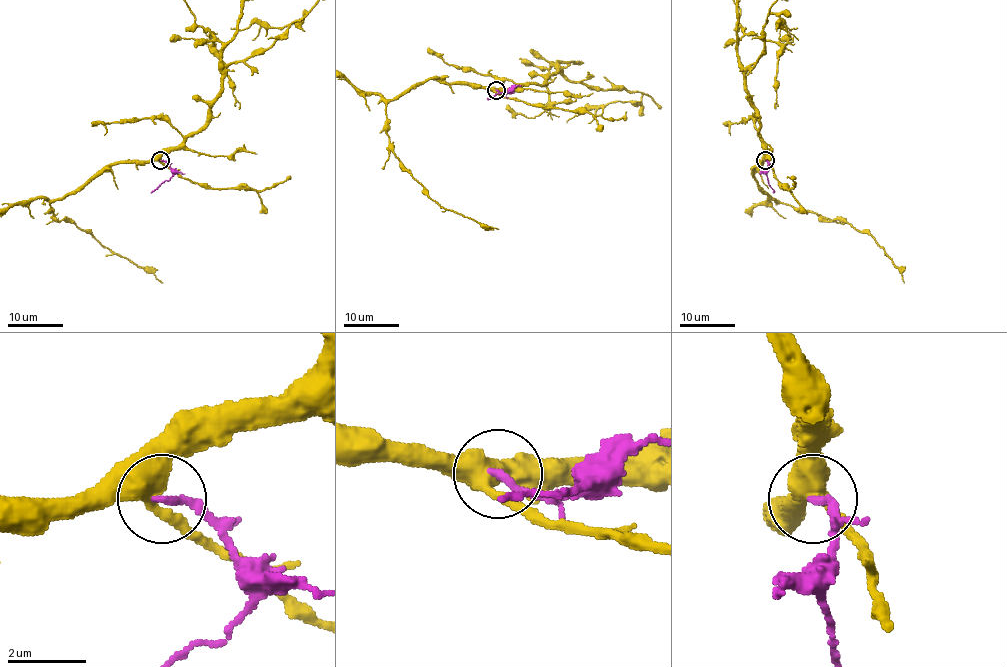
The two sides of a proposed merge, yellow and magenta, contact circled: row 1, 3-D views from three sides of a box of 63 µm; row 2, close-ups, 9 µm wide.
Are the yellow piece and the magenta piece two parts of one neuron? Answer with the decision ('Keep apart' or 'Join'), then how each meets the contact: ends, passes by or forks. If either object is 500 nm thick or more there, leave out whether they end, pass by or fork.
Keep apart

